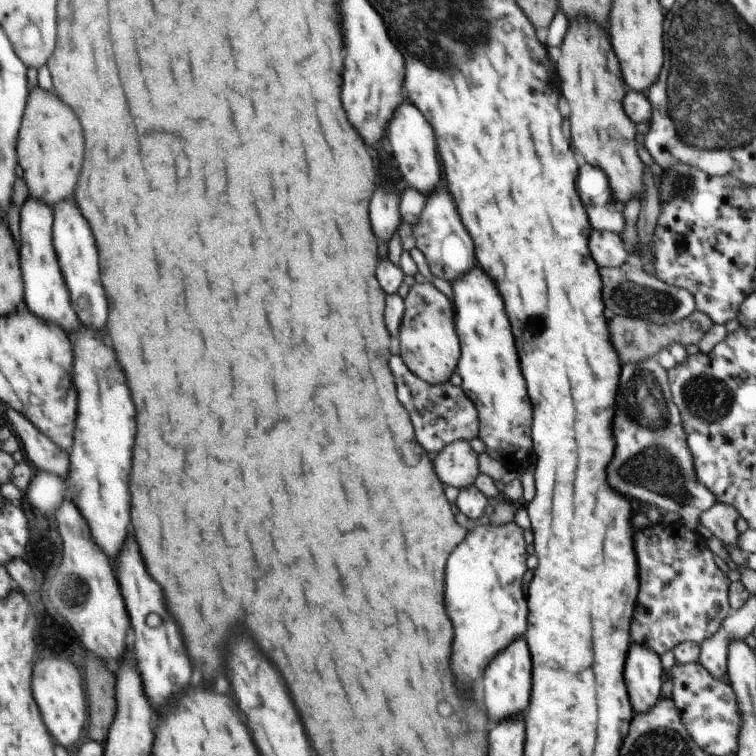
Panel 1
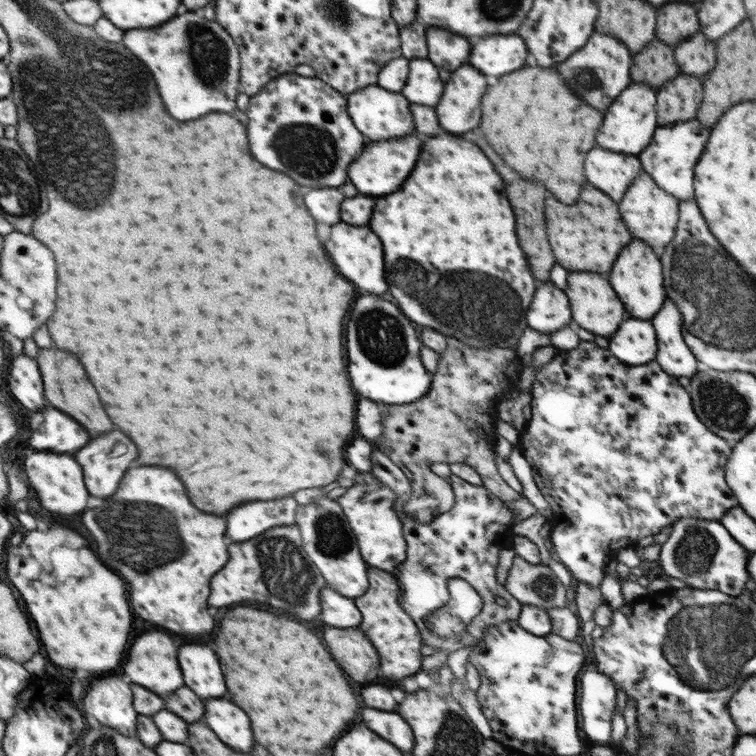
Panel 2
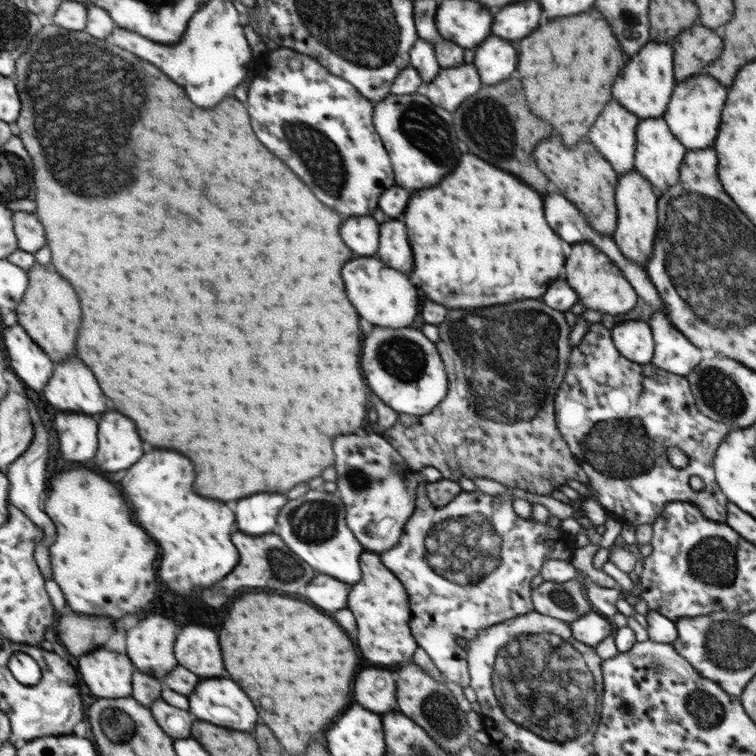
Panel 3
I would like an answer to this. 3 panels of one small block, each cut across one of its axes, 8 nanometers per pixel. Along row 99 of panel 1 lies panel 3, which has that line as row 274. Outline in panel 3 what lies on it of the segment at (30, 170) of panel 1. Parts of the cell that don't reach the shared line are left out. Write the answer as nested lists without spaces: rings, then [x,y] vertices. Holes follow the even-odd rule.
[[[36,262],[29,271],[31,273],[31,286],[27,296],[17,308],[20,325],[27,328],[36,342],[57,363],[64,362],[78,352],[78,336],[84,324],[82,304],[76,288],[58,272],[48,270],[40,262]]]

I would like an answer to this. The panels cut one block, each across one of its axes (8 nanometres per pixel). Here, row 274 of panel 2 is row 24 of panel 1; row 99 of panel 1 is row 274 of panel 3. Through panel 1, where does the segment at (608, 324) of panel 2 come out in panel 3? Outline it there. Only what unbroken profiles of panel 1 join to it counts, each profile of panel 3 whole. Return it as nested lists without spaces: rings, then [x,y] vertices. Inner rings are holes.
[[[584,241],[572,246],[572,254],[568,256],[566,280],[568,284],[572,284],[572,288],[576,288],[576,292],[580,292],[580,304],[584,304],[586,308],[598,310],[607,316],[626,314],[636,306],[636,294],[618,268],[619,265],[606,256],[606,253]]]

